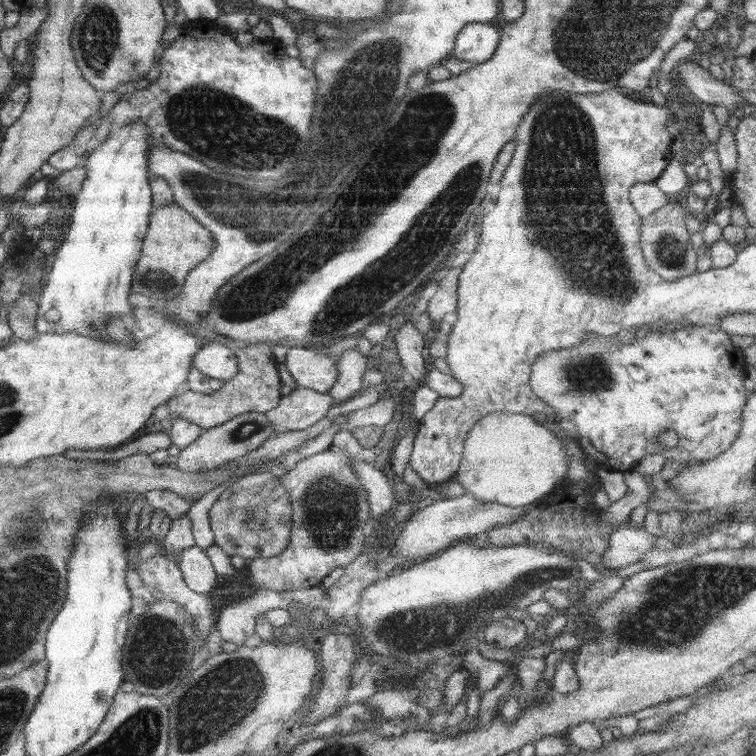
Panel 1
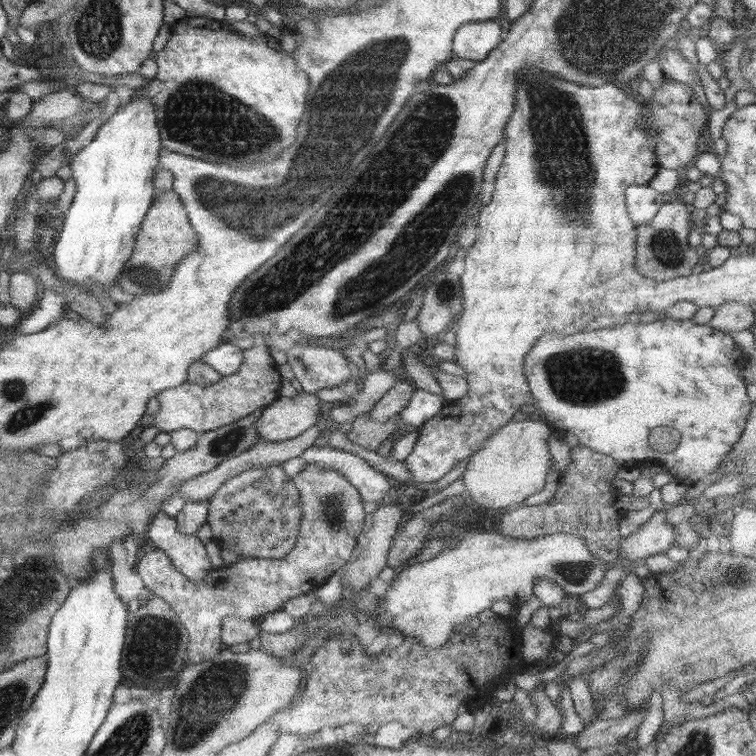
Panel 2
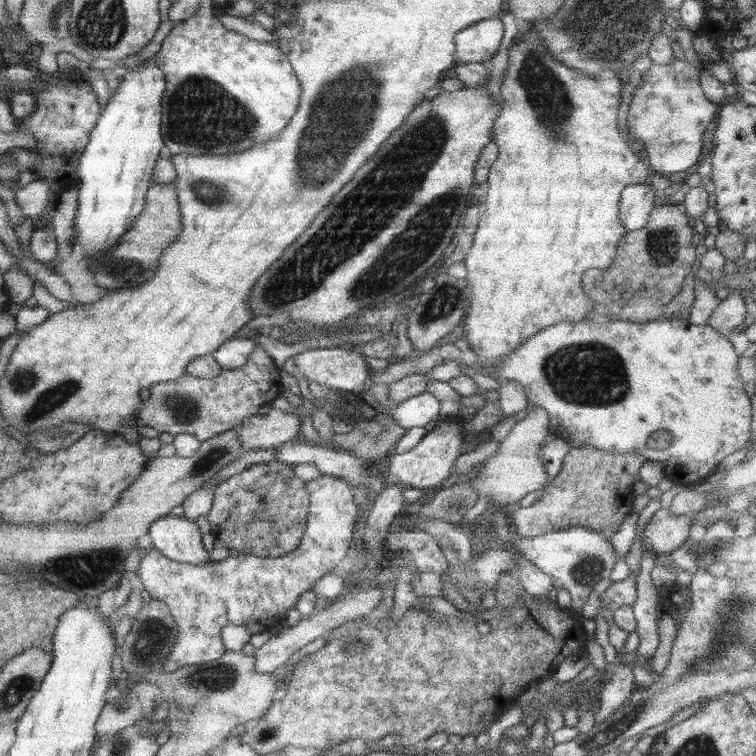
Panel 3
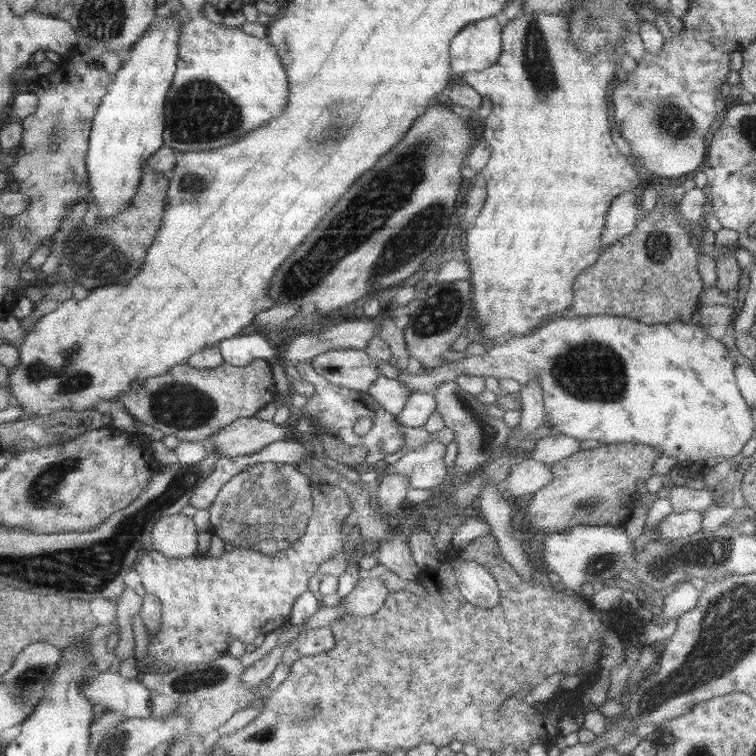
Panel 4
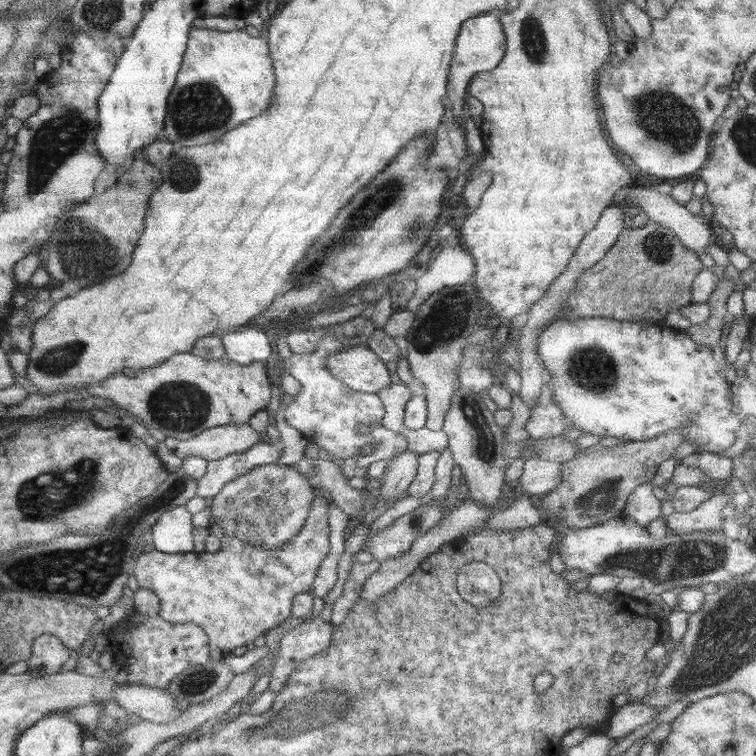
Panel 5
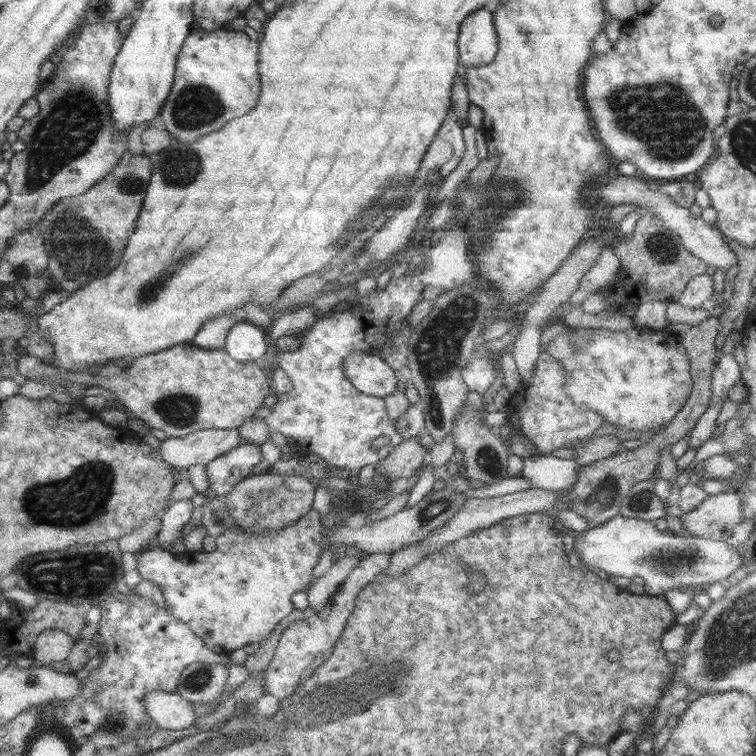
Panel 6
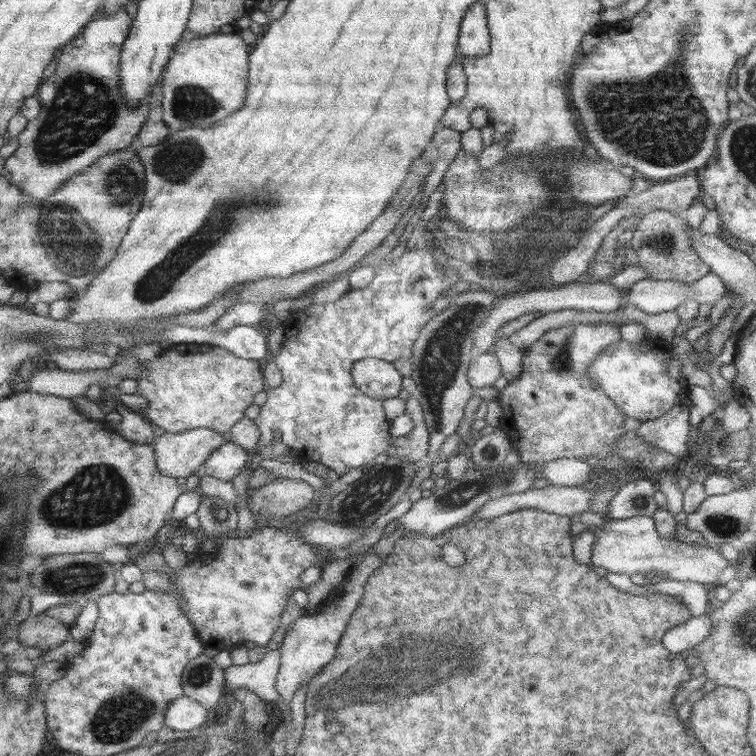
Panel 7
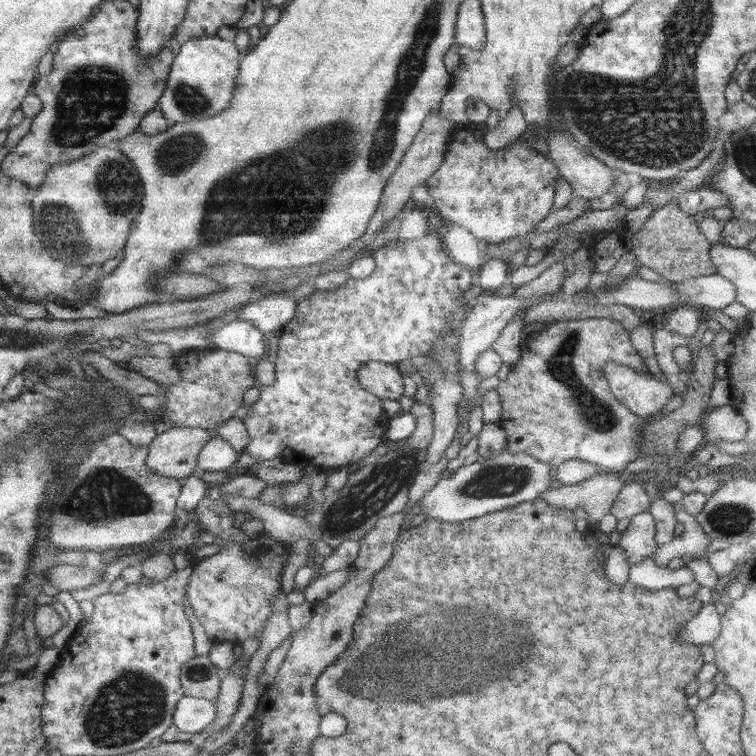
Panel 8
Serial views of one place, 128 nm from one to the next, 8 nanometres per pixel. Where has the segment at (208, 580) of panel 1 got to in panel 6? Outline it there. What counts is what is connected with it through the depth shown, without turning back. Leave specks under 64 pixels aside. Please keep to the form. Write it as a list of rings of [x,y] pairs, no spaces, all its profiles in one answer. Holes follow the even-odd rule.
[[[185,499],[172,503],[166,512],[161,514],[162,530],[155,537],[158,544],[161,544],[159,549],[168,550],[174,541],[184,538],[182,530],[190,523],[193,509],[192,500]]]

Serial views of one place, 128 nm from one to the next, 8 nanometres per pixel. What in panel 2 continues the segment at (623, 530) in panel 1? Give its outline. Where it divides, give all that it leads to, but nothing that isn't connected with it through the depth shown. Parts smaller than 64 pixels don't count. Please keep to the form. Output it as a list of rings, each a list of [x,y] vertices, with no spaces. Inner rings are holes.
[[[666,510],[656,511],[636,532],[626,536],[619,545],[619,558],[629,566],[632,561],[664,553],[677,546],[676,526],[668,523]]]

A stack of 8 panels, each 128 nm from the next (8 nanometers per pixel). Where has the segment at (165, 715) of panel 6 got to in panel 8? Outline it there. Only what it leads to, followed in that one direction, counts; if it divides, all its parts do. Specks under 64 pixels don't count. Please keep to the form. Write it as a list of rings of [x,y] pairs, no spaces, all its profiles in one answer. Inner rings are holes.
[[[184,695],[173,712],[173,725],[187,733],[202,732],[211,727],[217,716],[215,702]]]

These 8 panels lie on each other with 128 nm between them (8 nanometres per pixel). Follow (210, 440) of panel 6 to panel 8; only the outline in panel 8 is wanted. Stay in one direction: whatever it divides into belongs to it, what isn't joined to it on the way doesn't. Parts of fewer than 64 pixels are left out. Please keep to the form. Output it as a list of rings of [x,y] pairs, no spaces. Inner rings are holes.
[[[176,426],[155,435],[147,446],[143,461],[157,475],[170,478],[188,478],[198,467],[200,450],[212,437],[203,428]]]

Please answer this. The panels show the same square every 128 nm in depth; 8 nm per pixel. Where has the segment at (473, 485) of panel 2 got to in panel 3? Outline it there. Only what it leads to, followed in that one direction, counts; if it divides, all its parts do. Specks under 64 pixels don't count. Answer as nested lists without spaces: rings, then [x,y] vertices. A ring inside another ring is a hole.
[[[528,406],[528,415],[523,421],[518,421],[511,428],[496,452],[486,460],[486,464],[471,479],[471,487],[480,496],[487,496],[496,501],[499,508],[521,501],[529,492],[546,488],[548,475],[539,457],[539,450],[545,444],[549,435],[550,419],[541,406]]]

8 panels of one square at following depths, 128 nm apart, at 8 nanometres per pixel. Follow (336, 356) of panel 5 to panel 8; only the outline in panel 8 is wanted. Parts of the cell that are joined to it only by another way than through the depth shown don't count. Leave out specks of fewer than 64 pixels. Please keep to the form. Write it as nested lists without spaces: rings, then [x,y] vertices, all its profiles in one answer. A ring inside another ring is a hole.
[[[366,362],[358,370],[358,380],[360,380],[364,390],[382,400],[398,401],[404,394],[402,373],[392,363]]]

